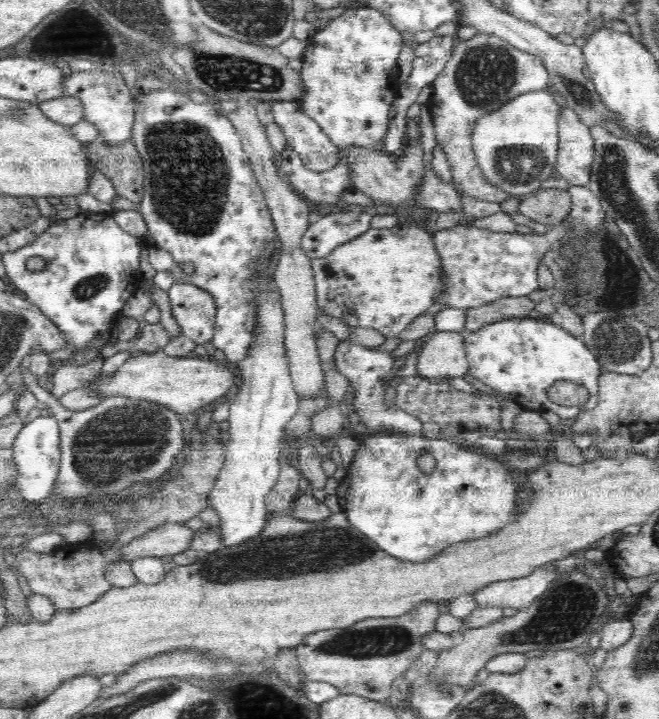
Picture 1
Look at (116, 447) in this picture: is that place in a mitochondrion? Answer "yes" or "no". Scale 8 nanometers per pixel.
yes

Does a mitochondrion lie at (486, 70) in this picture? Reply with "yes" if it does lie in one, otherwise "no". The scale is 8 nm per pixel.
yes

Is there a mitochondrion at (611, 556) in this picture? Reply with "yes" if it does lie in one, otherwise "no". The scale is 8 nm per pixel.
no

